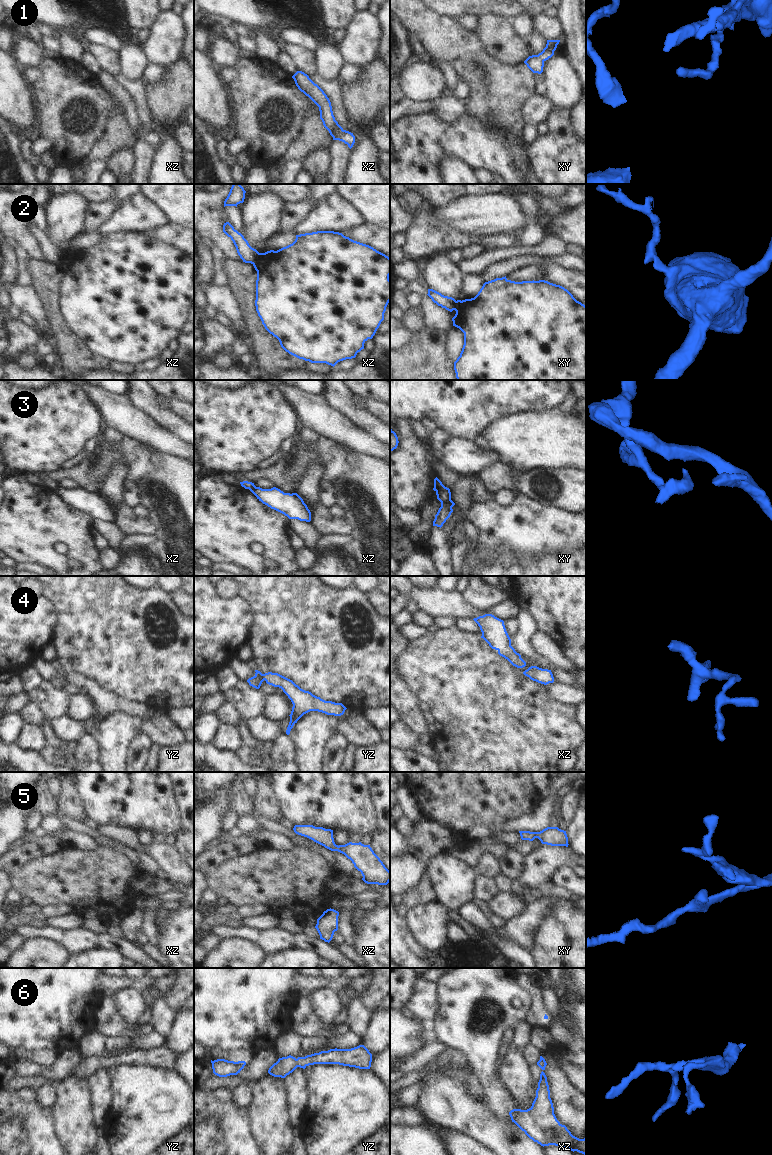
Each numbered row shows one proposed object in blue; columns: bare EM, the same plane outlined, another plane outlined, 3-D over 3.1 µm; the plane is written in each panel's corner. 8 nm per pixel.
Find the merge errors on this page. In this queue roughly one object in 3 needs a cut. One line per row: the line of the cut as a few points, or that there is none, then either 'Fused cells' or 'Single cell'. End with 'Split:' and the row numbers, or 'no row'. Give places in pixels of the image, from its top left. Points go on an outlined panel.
1: No split. Single cell
2: Split along xz (260, 253), (253, 264). Fused cells
3: Split along xy (450, 496), (441, 502). Fused cells
4: No split. Single cell
5: No split. Single cell
6: No split. Single cell
Split: 2, 3

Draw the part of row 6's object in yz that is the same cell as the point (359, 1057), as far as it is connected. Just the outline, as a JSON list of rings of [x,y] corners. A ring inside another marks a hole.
[[[359,1045],[351,1049],[330,1049],[298,1057],[291,1055],[279,1058],[268,1070],[268,1073],[274,1077],[285,1078],[297,1067],[305,1069],[314,1064],[339,1064],[343,1066],[355,1067],[359,1069],[370,1069],[372,1054],[364,1045]]]

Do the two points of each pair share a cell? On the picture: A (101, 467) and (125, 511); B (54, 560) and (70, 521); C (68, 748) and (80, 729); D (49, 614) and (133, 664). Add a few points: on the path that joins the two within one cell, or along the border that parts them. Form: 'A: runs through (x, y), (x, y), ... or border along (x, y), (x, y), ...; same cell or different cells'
A: border along (119, 456), (114, 460), (105, 479), (100, 484); different cells
B: runs through (49, 550), (49, 542), (60, 531); same cell
C: border along (53, 728), (59, 736), (74, 744); different cells
D: border along (45, 597), (52, 604), (56, 612), (53, 641); different cells

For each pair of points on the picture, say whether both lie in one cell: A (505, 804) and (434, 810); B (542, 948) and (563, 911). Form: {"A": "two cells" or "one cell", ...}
{"A": "one cell", "B": "one cell"}

